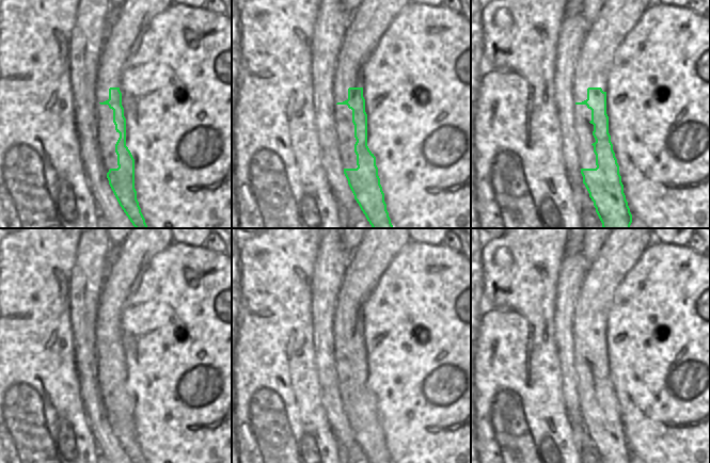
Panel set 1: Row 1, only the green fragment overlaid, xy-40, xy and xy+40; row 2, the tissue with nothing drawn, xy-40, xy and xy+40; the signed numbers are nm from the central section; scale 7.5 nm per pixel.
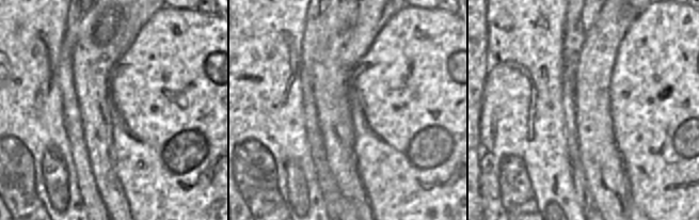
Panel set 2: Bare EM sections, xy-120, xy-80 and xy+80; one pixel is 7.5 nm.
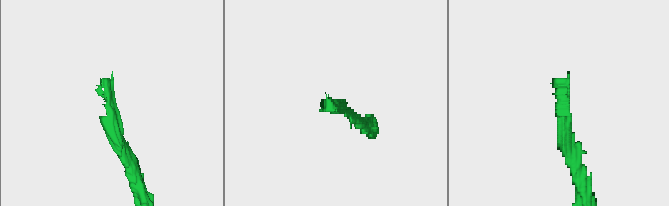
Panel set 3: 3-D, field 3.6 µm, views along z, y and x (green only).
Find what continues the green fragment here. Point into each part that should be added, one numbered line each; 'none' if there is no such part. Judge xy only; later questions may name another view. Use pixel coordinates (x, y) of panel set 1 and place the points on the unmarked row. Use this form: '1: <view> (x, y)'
1: xy (378, 246)

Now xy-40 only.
1: xy-40 (131, 258)

